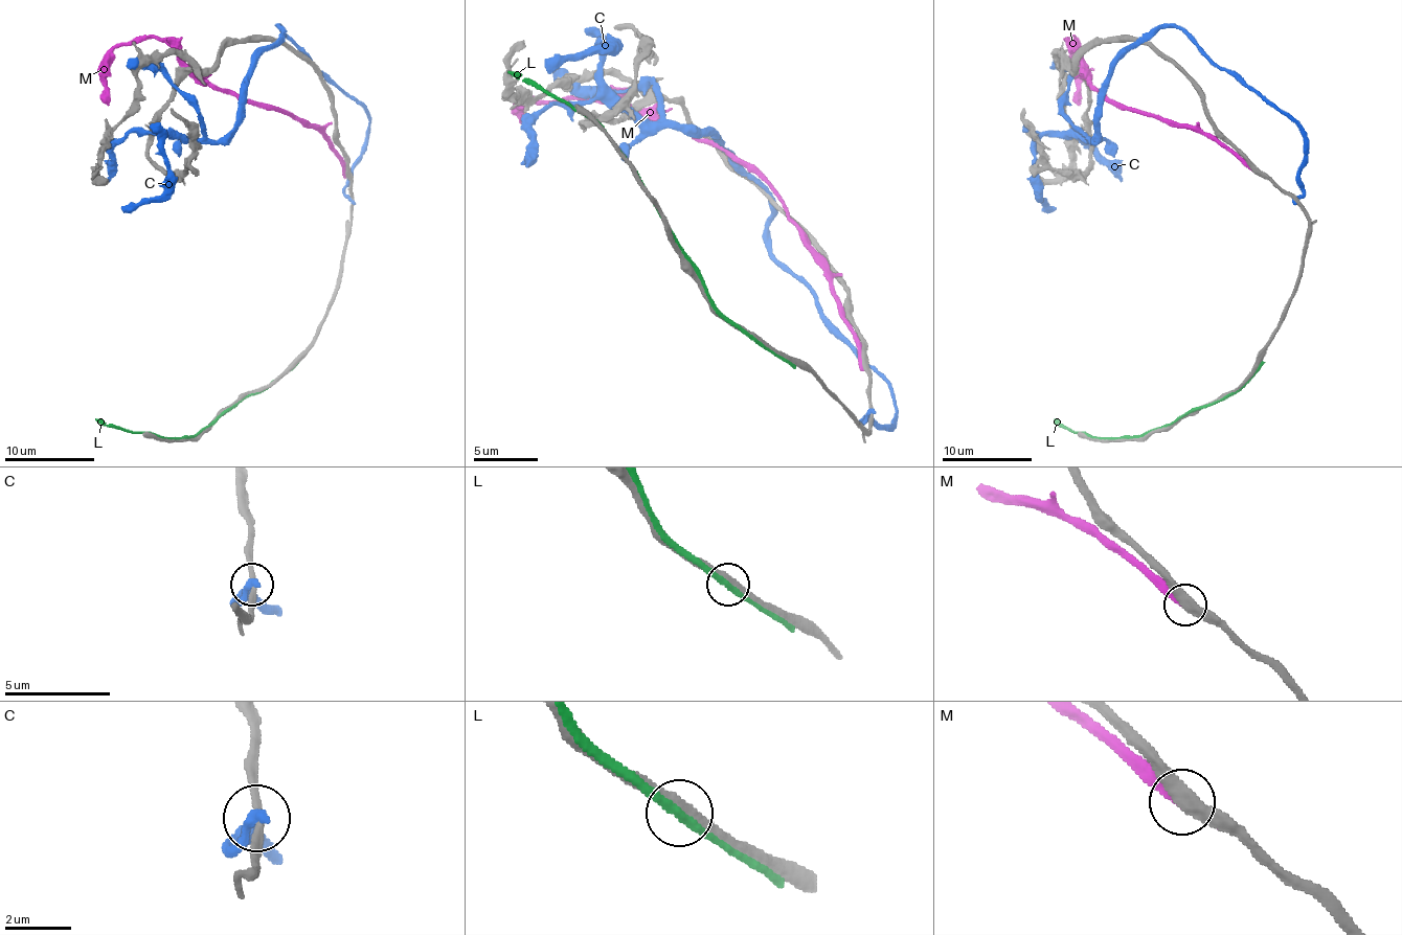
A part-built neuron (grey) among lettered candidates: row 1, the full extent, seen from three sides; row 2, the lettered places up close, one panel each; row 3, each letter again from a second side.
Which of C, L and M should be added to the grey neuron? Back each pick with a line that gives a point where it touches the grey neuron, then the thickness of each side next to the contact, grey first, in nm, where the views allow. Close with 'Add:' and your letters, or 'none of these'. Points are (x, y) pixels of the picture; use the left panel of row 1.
Add: none of these

